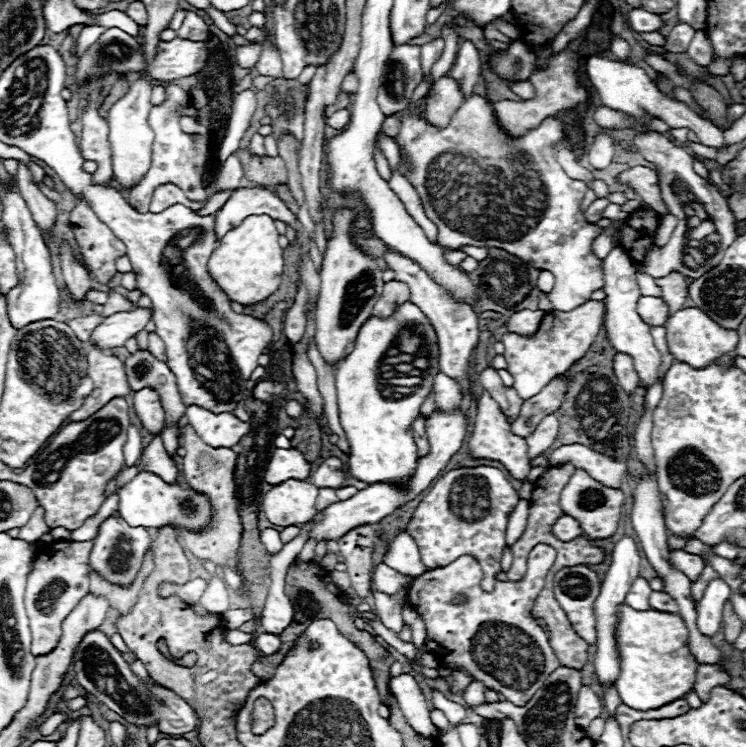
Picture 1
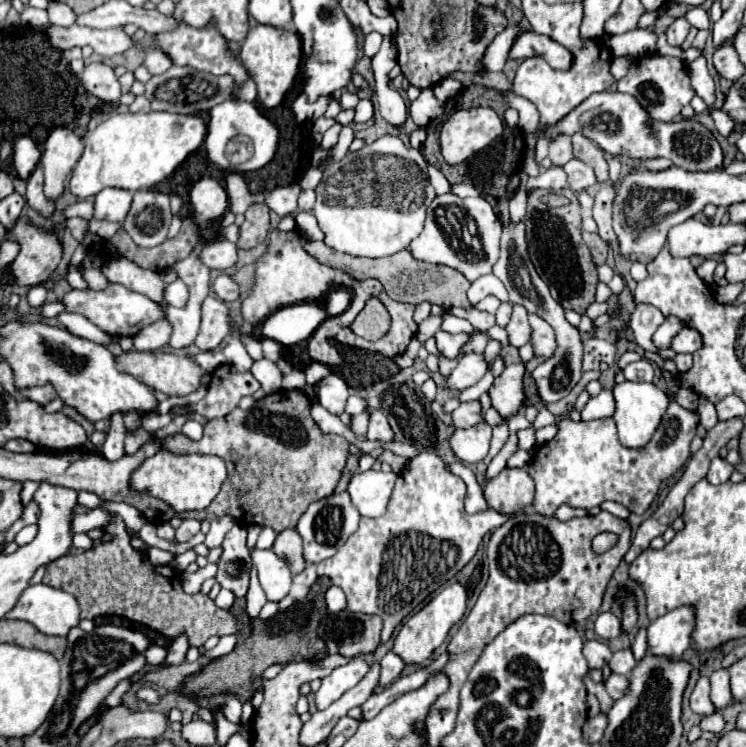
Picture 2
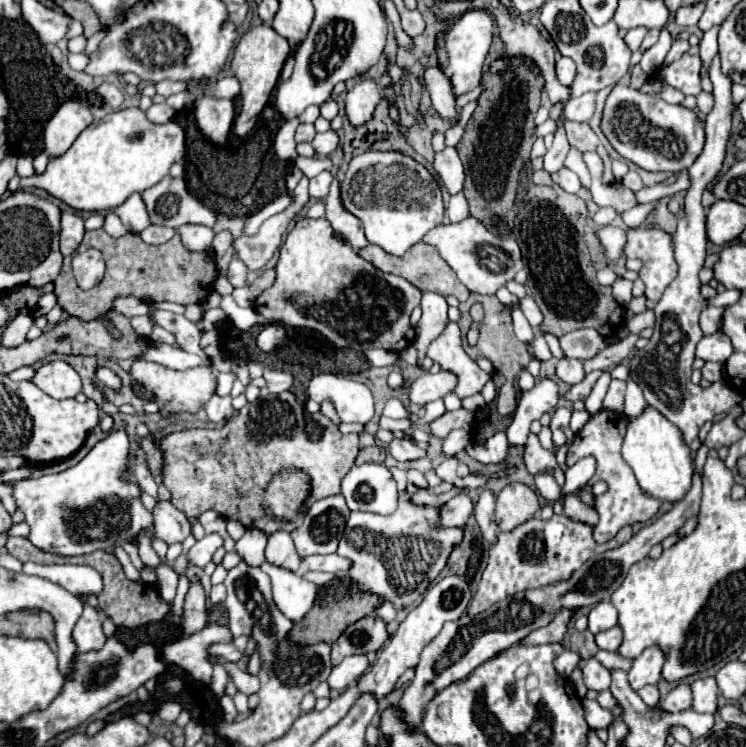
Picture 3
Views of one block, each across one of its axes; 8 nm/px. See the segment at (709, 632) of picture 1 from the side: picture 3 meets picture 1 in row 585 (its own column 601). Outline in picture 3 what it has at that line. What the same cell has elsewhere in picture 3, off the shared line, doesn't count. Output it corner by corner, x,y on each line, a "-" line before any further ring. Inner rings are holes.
584,700
582,706
584,706
584,714
586,714
586,720
592,730
594,728
608,728
612,724
614,716
604,708
598,708
596,700

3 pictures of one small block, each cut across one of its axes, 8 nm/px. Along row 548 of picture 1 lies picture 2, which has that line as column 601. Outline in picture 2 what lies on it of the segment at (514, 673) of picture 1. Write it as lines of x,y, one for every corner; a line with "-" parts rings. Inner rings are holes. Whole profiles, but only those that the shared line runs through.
600,532
600,534
594,536
594,540
592,540
592,550
594,550
596,554
602,554
602,552
610,550
616,542
618,542
618,536
616,536
614,532

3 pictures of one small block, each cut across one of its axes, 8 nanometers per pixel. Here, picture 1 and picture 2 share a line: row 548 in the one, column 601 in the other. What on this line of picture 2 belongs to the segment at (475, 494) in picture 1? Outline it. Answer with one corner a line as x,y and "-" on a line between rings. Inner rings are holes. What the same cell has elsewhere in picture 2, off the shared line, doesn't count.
676,400
670,402
662,422
644,450
628,450
620,444
612,418
558,422
558,434
540,446
530,462
530,476
536,482
534,508
544,516
552,516
560,504
590,510
606,500
626,506
634,514
644,514
658,494
662,480
676,474
690,456
690,442
696,436
700,414
682,408

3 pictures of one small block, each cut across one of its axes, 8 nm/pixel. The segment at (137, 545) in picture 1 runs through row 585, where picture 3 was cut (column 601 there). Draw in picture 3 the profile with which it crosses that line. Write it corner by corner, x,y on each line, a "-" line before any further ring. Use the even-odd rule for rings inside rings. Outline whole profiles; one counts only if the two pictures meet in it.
616,84
608,94
600,128
622,158
650,172
678,174
690,168
704,148
704,126
692,110
668,104
658,96
642,94
622,84

